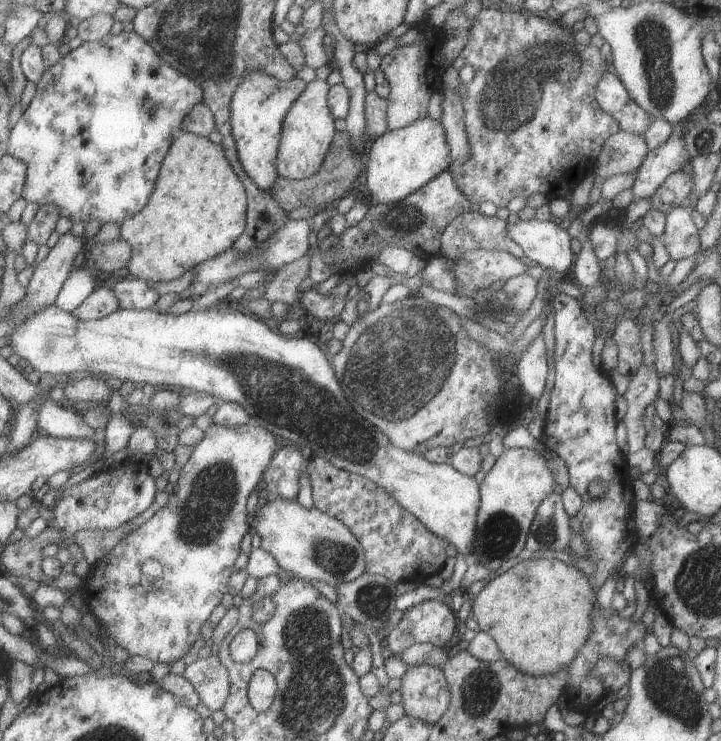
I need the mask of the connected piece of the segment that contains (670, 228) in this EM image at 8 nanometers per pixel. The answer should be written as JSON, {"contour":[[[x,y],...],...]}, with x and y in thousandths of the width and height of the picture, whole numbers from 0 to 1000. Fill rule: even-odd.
{"contour":[[[951,275],[935,278],[922,285],[924,336],[929,348],[935,352],[963,345],[969,335],[969,309],[964,306],[958,296],[958,281]]]}

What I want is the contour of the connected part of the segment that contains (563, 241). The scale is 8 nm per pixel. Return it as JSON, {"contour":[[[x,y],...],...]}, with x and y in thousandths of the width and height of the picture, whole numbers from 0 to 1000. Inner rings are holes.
{"contour":[[[717,297],[705,302],[706,318],[724,335],[728,352],[766,367],[784,366],[798,348],[789,333],[784,302],[761,298]]]}

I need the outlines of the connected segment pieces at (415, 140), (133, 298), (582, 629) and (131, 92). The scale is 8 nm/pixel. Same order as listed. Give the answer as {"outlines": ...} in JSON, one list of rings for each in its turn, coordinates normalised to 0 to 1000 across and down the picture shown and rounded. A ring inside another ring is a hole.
{"outlines":[[[[594,157],[555,174],[540,174],[534,181],[517,188],[515,200],[509,205],[508,251],[515,262],[513,270],[519,274],[558,271],[610,235],[624,229],[630,221],[626,211],[621,181],[613,162],[603,162],[603,159]]],[[[169,377],[155,390],[166,405],[168,417],[208,417],[222,401],[221,394],[212,391],[201,377]]],[[[774,754],[725,756],[681,783],[670,796],[653,808],[655,829],[667,850],[680,856],[695,873],[699,889],[730,911],[767,911],[781,904],[804,880],[804,872],[818,857],[824,829],[824,796],[800,765]]],[[[168,42],[164,47],[148,46],[144,53],[121,55],[105,66],[85,76],[82,82],[68,90],[57,111],[51,115],[50,126],[37,148],[31,154],[17,173],[11,206],[39,221],[37,248],[33,254],[33,270],[49,273],[54,278],[76,277],[82,282],[83,291],[90,291],[98,300],[112,300],[119,305],[126,297],[171,302],[175,297],[193,289],[209,270],[212,258],[216,255],[219,240],[233,212],[240,193],[248,181],[254,179],[254,169],[265,150],[283,138],[283,121],[266,105],[237,89],[222,73],[204,57],[190,42]]]]}

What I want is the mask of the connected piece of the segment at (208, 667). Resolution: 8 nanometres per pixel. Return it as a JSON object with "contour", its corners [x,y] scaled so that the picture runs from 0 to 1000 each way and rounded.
{"contour":[[[305,884],[275,887],[257,901],[254,911],[275,931],[284,953],[293,960],[309,958],[322,930],[322,920],[319,907],[312,901]]]}

